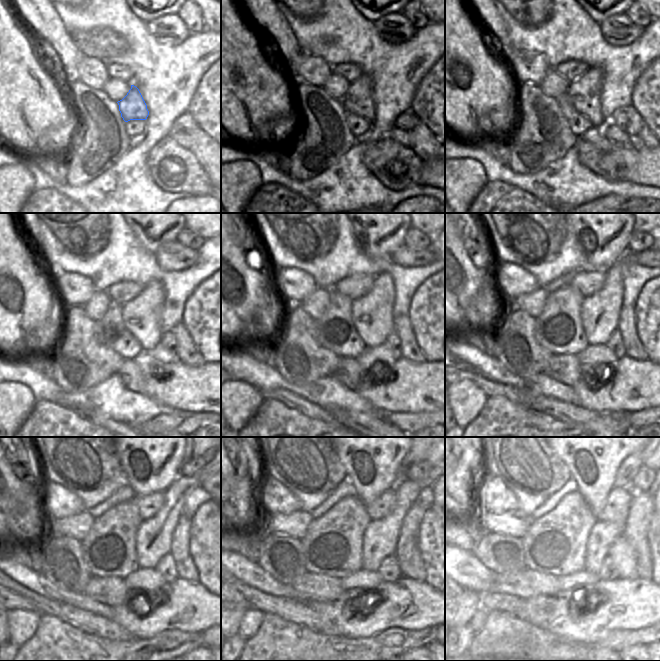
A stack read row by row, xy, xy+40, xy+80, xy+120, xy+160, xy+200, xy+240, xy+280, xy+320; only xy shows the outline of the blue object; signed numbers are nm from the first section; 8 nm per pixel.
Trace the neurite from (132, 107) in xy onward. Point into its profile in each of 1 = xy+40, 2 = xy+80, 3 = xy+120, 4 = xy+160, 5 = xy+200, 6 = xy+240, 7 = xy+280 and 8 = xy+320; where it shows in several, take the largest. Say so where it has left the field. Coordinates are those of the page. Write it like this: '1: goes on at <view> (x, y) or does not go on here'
1: goes on at xy+40 (358, 100)
2: goes on at xy+80 (584, 93)
3: goes on at xy+120 (141, 316)
4: goes on at xy+160 (372, 314)
5: goes on at xy+200 (600, 311)
6: goes on at xy+240 (154, 535)
7: goes on at xy+280 (380, 537)
8: goes on at xy+320 (602, 535)

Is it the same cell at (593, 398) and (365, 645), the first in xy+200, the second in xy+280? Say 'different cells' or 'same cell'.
different cells

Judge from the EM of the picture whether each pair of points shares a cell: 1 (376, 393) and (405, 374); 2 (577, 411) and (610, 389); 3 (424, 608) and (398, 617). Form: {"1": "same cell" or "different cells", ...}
{"1": "same cell", "2": "different cells", "3": "same cell"}

